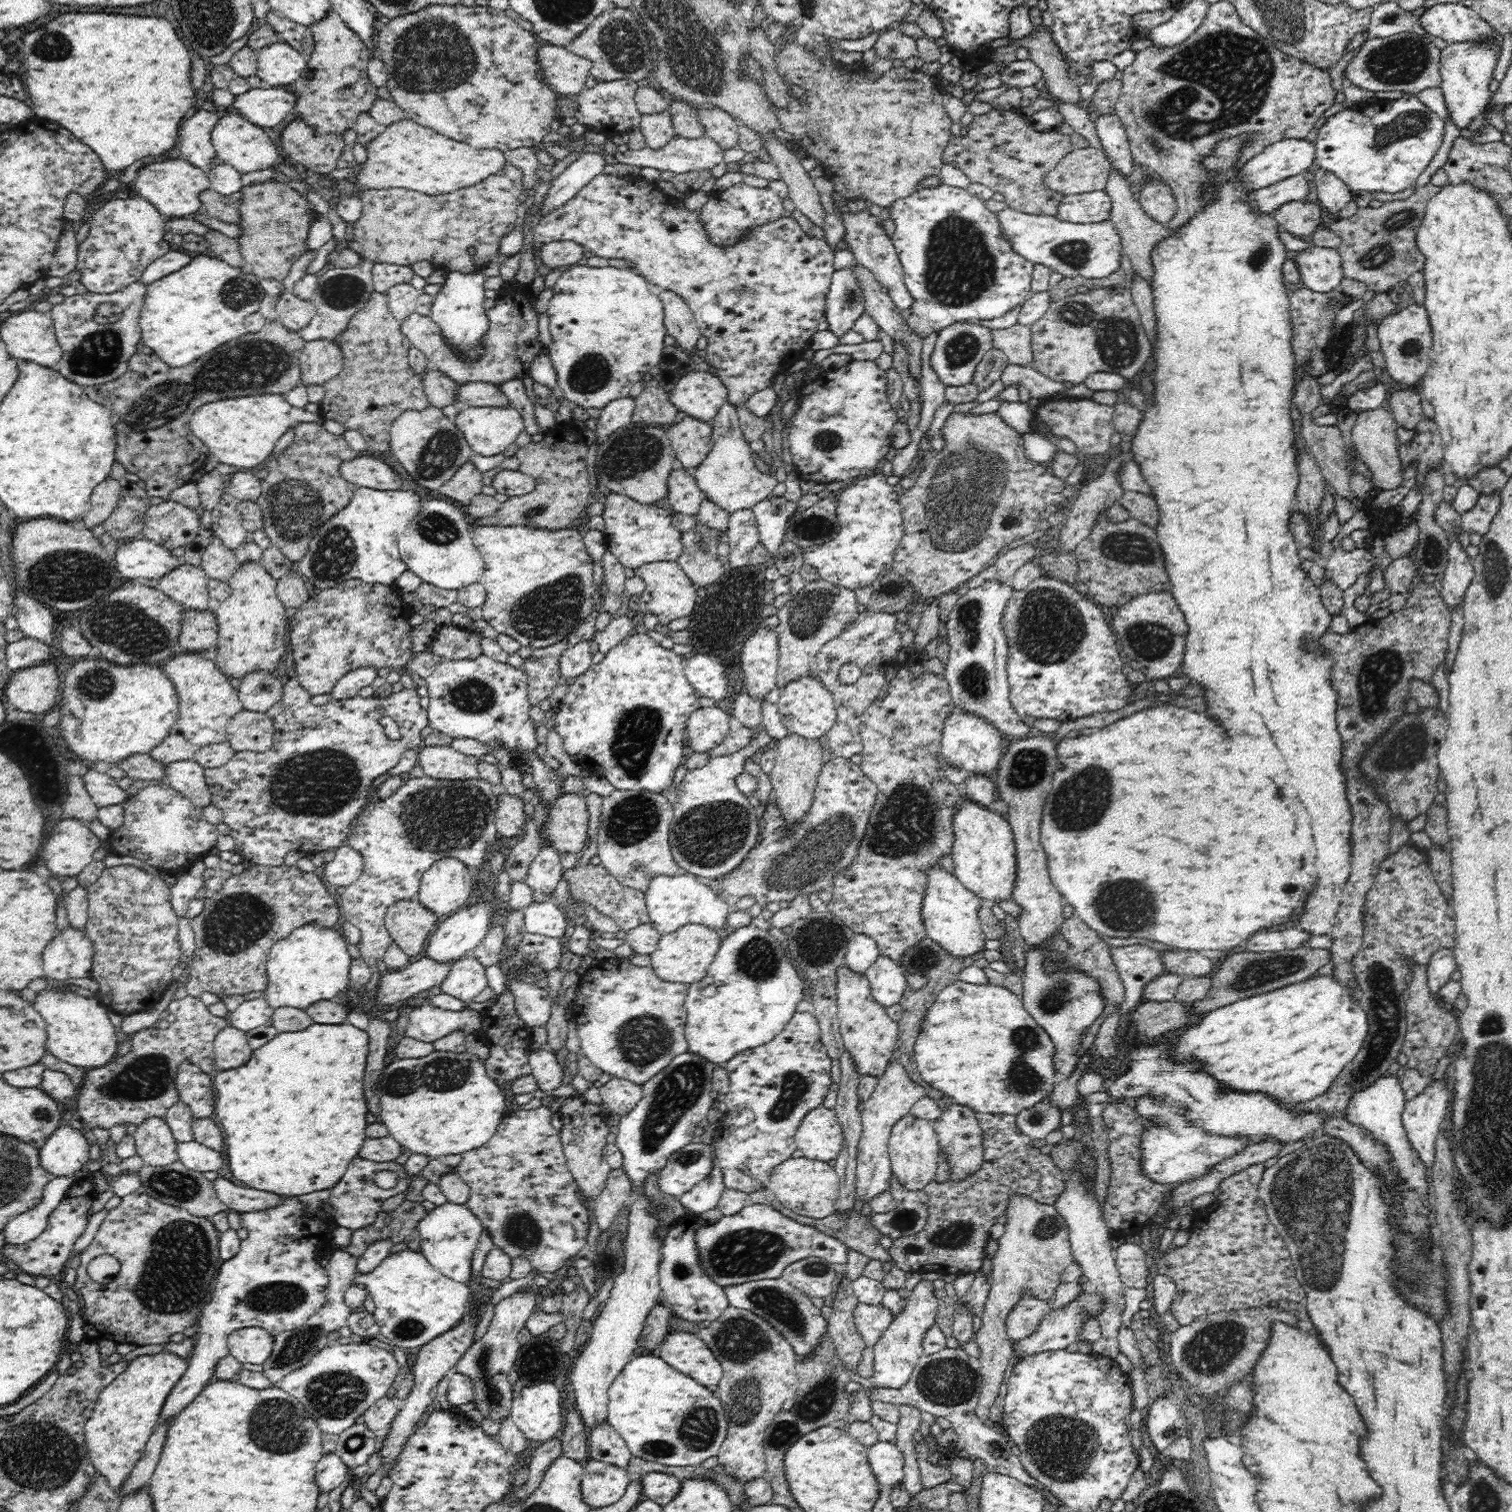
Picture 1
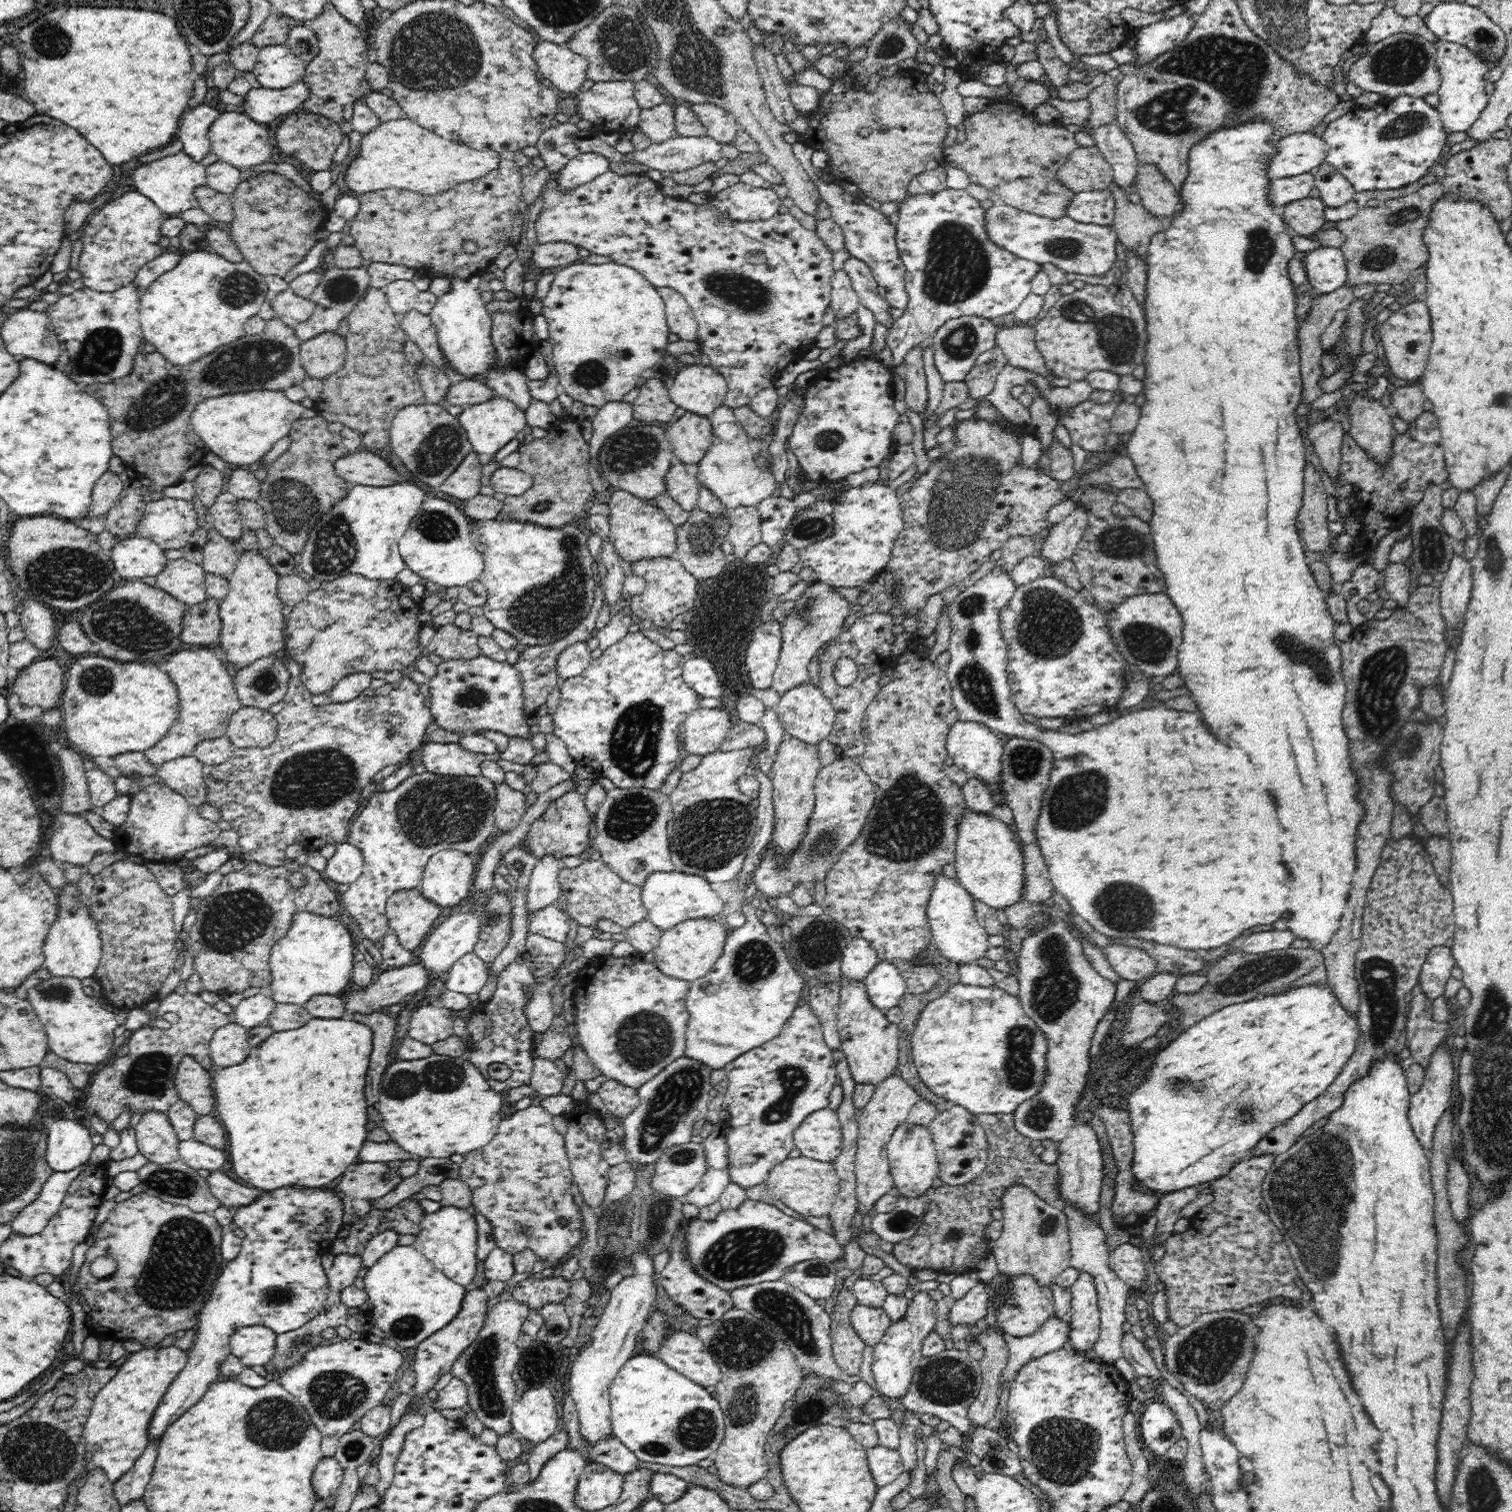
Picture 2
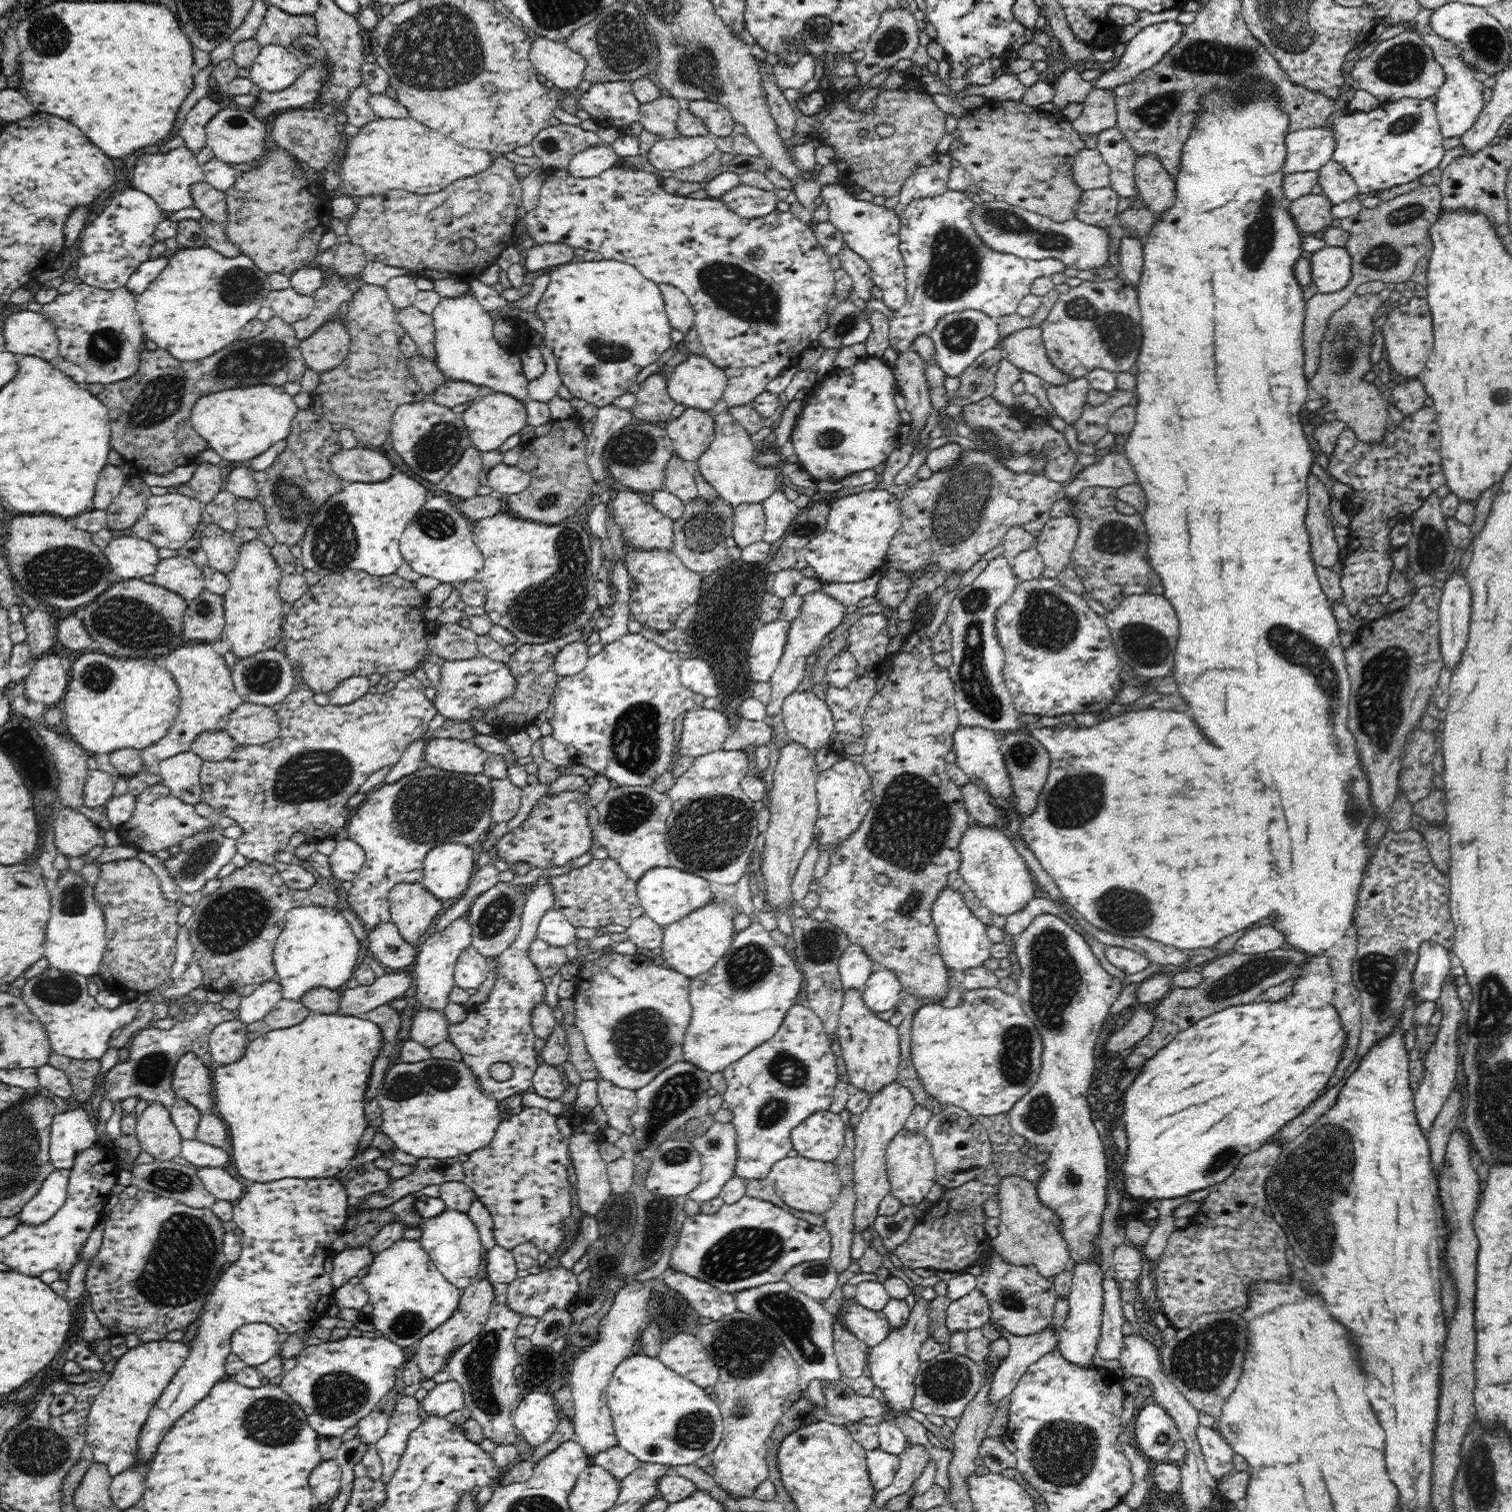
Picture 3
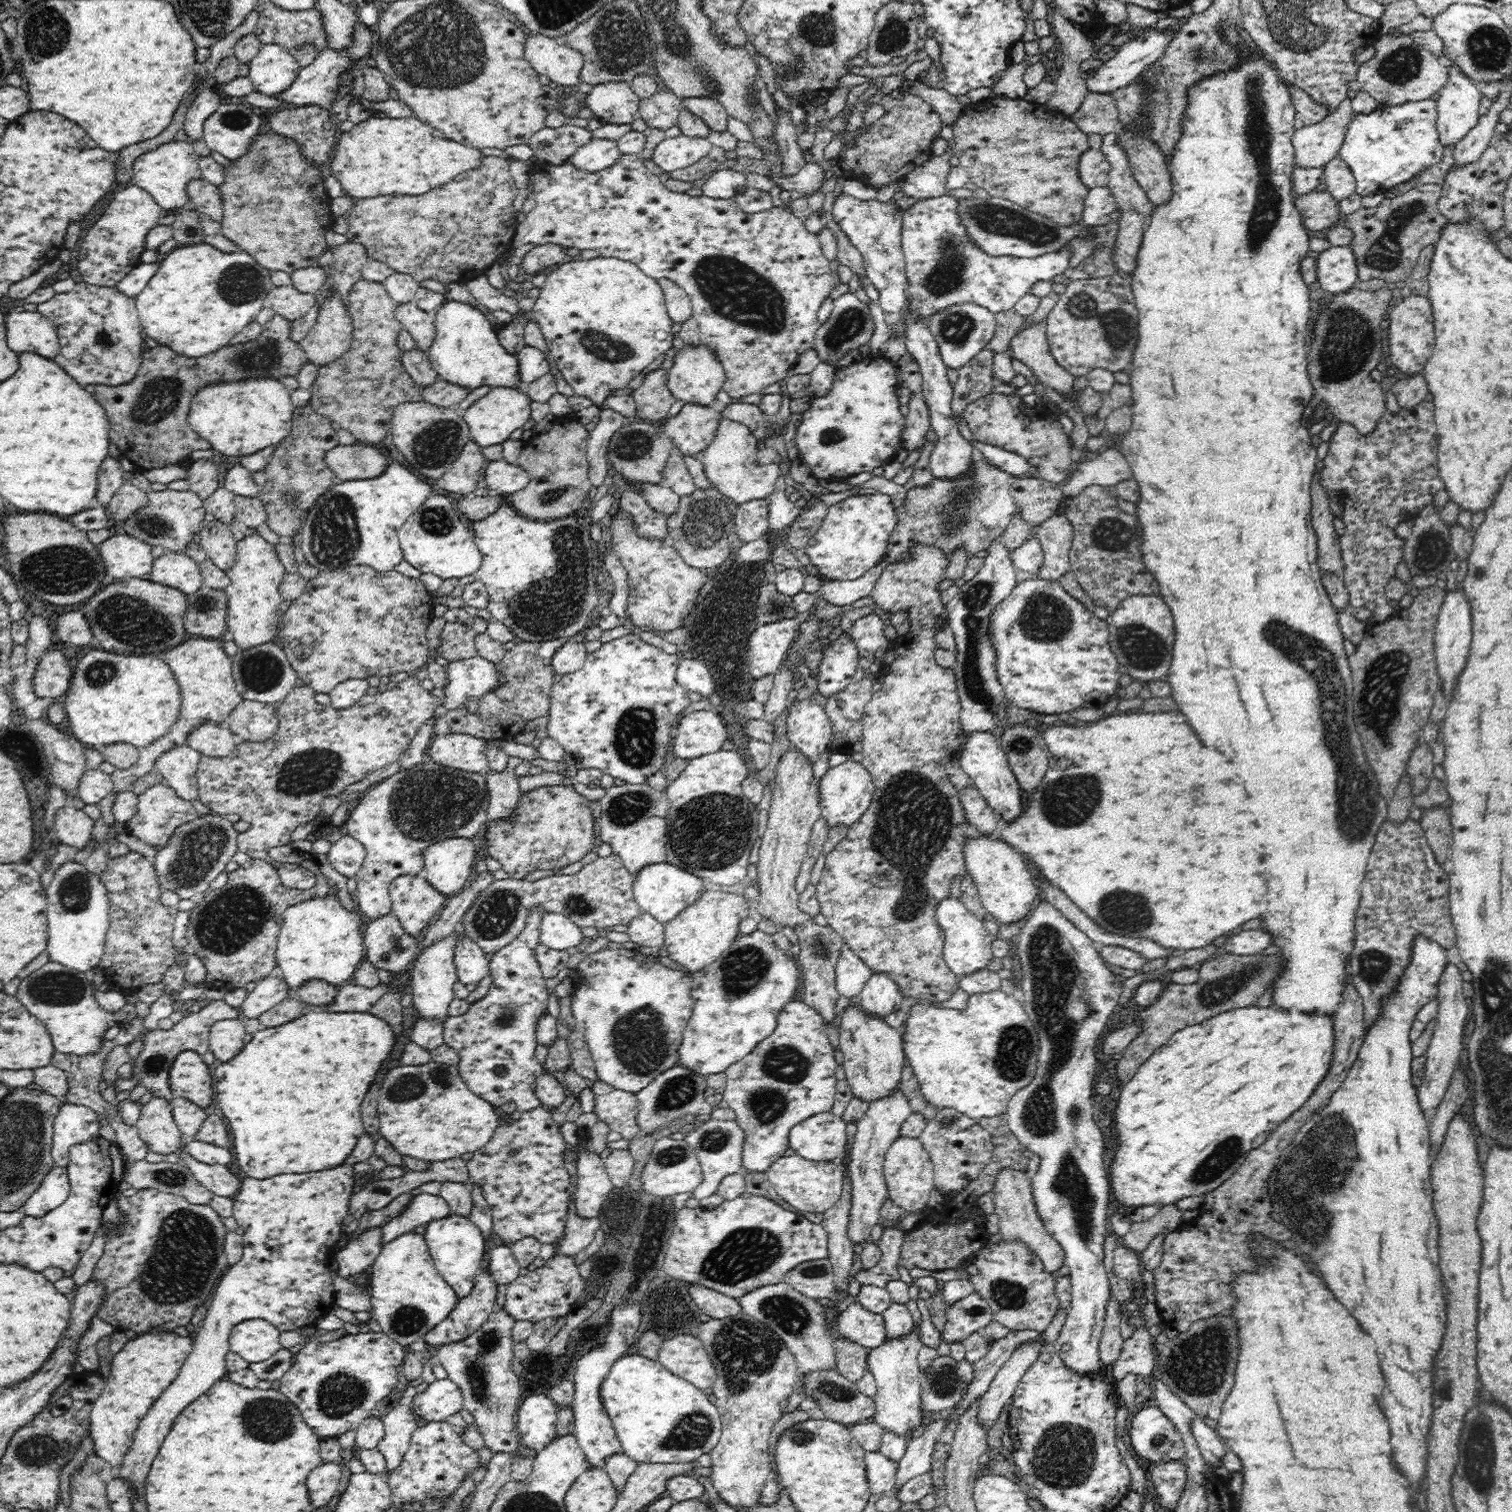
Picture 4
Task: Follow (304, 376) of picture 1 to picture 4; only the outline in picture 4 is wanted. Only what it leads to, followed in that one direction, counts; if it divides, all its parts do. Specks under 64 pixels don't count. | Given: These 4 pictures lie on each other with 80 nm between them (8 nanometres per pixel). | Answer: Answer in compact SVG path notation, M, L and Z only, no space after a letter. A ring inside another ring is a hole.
M334 294L320 307L317 323L299 346L306 353L307 362L316 368L337 361L348 352L352 342L352 319L339 294Z

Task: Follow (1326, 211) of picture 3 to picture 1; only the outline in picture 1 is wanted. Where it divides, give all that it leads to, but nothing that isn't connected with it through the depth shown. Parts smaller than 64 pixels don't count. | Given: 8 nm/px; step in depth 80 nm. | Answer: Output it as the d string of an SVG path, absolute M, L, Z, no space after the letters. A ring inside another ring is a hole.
M1302 201L1287 202L1271 213L1278 222L1280 228L1290 234L1308 236L1318 230L1322 224L1322 209L1318 201L1313 203L1302 203Z

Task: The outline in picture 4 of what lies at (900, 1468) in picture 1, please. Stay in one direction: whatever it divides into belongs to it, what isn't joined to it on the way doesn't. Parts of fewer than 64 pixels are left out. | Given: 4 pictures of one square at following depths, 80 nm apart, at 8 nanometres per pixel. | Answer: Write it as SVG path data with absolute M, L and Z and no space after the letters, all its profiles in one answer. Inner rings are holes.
M875 1451L865 1452L865 1464L871 1494L890 1494L895 1488L899 1463Z

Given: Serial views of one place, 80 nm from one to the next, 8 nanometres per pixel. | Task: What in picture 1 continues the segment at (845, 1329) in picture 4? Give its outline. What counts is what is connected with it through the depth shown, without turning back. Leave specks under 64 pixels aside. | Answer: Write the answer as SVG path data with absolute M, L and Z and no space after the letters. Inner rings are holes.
M859 1302L853 1314L856 1328L868 1347L880 1340L893 1318L893 1312L882 1302L880 1304L862 1304Z

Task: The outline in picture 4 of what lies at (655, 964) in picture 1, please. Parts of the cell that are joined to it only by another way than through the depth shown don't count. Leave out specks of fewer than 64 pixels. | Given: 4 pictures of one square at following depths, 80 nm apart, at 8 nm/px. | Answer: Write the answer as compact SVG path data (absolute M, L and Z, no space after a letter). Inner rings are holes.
M737 889L735 893L705 890L701 897L676 918L664 924L664 945L670 960L682 965L684 972L694 974L716 962L740 934L739 924L748 914L749 901Z

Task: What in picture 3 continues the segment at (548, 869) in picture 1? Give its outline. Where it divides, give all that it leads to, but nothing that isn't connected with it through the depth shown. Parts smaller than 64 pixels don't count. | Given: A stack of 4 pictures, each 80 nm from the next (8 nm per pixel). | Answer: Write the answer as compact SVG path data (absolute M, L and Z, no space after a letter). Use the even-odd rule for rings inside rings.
M540 876L529 884L530 892L524 902L519 935L499 957L494 959L498 966L498 979L490 998L487 1002L473 1006L464 1022L449 1026L449 1040L460 1049L464 1064L467 1064L476 1075L481 1090L487 1092L492 1098L500 1102L512 1096L514 1092L523 1092L524 1107L540 1108L555 1117L560 1117L565 1116L573 1105L567 1106L559 1098L548 1099L538 1096L530 1090L533 1074L540 1062L534 1047L537 1037L531 1025L531 1013L544 1001L547 993L543 978L540 977L534 963L528 957L528 946L537 937L536 928L542 916L547 910L555 908L555 892L553 892L551 878L552 876ZM494 1062L506 1062L512 1066L513 1075L509 1080L496 1081L490 1077L488 1068Z

